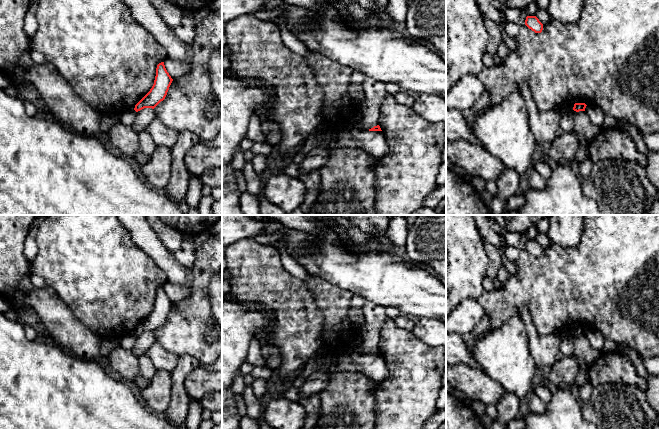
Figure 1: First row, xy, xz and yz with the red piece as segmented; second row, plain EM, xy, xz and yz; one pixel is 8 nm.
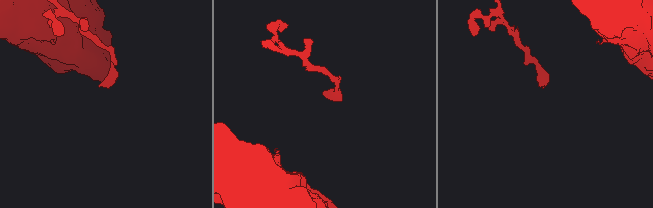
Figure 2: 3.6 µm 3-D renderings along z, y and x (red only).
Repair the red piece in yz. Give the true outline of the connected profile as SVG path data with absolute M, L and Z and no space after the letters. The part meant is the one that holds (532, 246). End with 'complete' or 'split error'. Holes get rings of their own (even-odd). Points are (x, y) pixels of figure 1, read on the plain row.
M527 240L525 249L535 257L541 257L543 254L543 248L536 240Z; complete

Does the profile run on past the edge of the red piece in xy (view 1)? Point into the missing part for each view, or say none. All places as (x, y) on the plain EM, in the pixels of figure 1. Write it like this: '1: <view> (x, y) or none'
1: none

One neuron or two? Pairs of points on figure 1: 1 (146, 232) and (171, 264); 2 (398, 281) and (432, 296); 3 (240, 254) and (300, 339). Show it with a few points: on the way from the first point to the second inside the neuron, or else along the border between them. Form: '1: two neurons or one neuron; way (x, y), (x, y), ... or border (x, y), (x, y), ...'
1: one neuron; way (148, 240), (163, 256)
2: one neuron; way (406, 287), (424, 296)
3: one neuron; way (261, 275), (292, 306), (296, 318)

